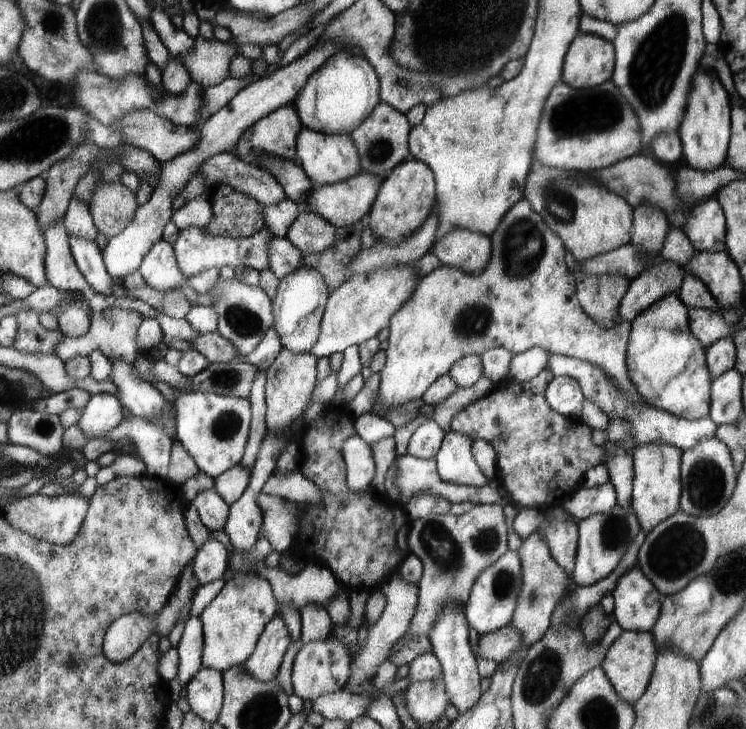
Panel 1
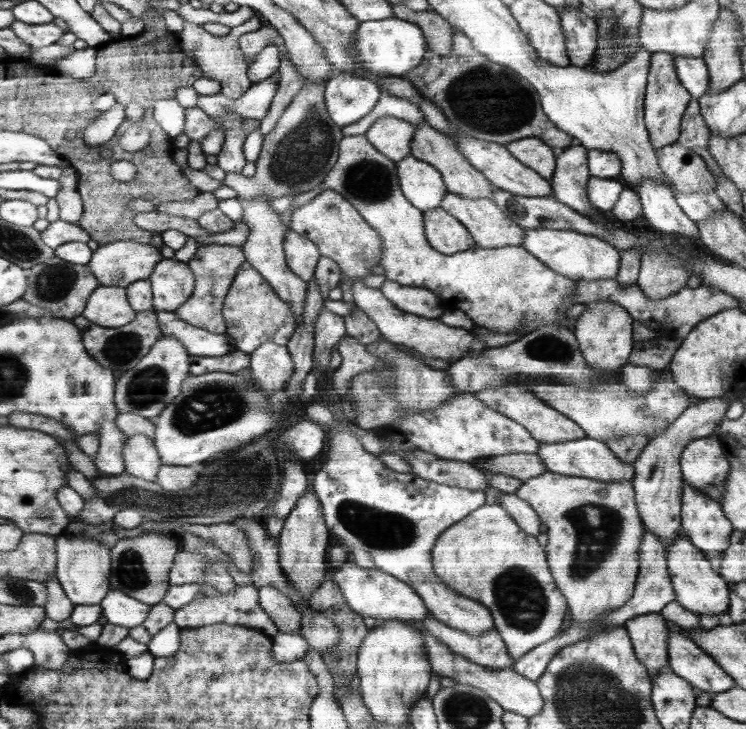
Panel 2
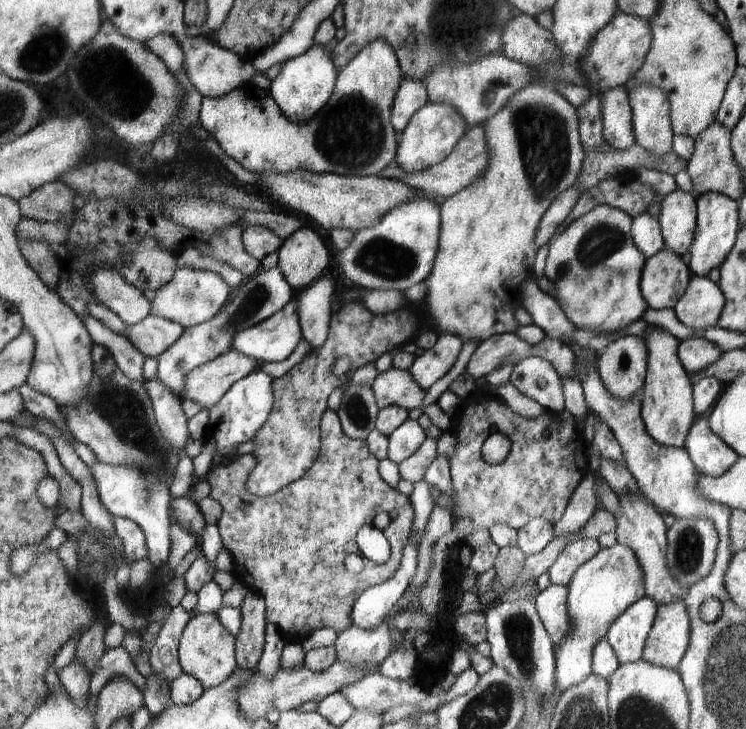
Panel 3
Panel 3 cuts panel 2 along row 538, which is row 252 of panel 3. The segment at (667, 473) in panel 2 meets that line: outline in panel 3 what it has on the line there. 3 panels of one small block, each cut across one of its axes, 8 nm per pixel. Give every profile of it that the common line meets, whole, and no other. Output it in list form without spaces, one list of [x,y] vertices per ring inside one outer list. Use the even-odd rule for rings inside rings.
[[[664,248],[645,261],[641,293],[649,308],[673,308],[684,296],[691,277],[687,260]]]

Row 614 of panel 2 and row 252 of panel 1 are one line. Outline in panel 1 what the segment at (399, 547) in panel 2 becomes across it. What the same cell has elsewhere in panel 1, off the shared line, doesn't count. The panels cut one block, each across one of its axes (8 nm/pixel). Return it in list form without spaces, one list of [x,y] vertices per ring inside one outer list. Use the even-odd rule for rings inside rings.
[[[456,229],[434,242],[430,252],[438,257],[441,265],[479,275],[492,261],[493,243],[486,235]]]

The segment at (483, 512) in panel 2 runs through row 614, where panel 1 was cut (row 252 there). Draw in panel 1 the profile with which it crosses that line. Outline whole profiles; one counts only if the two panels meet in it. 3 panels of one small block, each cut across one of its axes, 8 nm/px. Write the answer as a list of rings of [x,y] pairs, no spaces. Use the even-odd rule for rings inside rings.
[[[522,198],[522,200],[518,201],[517,204],[505,214],[505,218],[502,220],[501,224],[498,225],[496,233],[492,233],[490,238],[493,243],[492,261],[490,261],[489,265],[482,271],[482,274],[473,275],[456,267],[441,265],[421,278],[420,282],[417,284],[416,292],[404,305],[402,305],[402,308],[398,310],[396,316],[389,322],[389,327],[387,328],[389,330],[389,337],[387,338],[388,348],[385,350],[387,359],[385,360],[384,368],[379,372],[379,389],[377,392],[377,400],[381,404],[381,408],[384,411],[389,411],[390,409],[395,409],[397,406],[402,406],[407,402],[412,402],[414,399],[422,399],[425,396],[425,393],[428,392],[429,386],[440,377],[448,375],[450,369],[452,369],[456,362],[460,361],[462,357],[482,355],[494,347],[504,347],[510,350],[510,352],[518,354],[525,350],[532,349],[535,346],[540,346],[540,348],[545,348],[547,351],[550,351],[552,355],[564,355],[588,361],[590,364],[599,366],[600,369],[604,370],[606,375],[613,378],[617,382],[619,391],[626,393],[633,401],[643,401],[640,394],[638,394],[638,390],[636,390],[636,387],[632,384],[632,380],[630,380],[630,370],[628,370],[627,366],[631,322],[620,321],[611,329],[606,329],[584,312],[581,303],[579,300],[576,300],[576,280],[574,280],[572,272],[566,268],[566,262],[564,262],[564,258],[566,258],[565,243],[545,222],[545,219],[534,210],[532,204],[530,204],[526,198]]]

